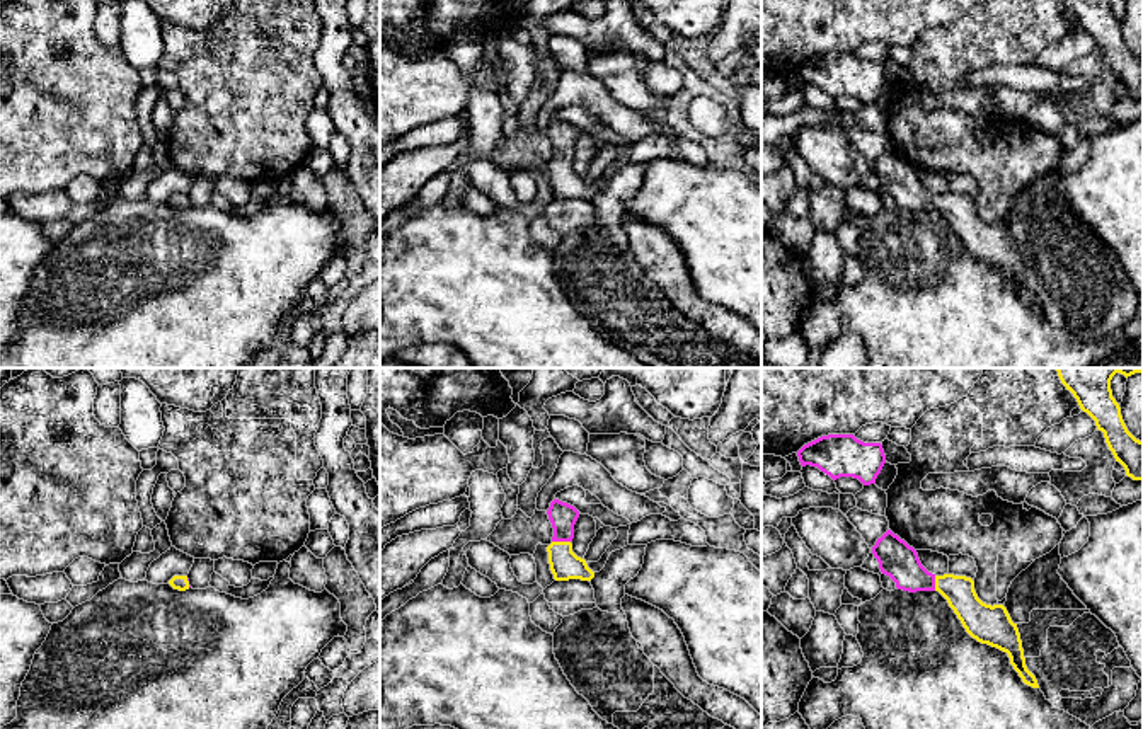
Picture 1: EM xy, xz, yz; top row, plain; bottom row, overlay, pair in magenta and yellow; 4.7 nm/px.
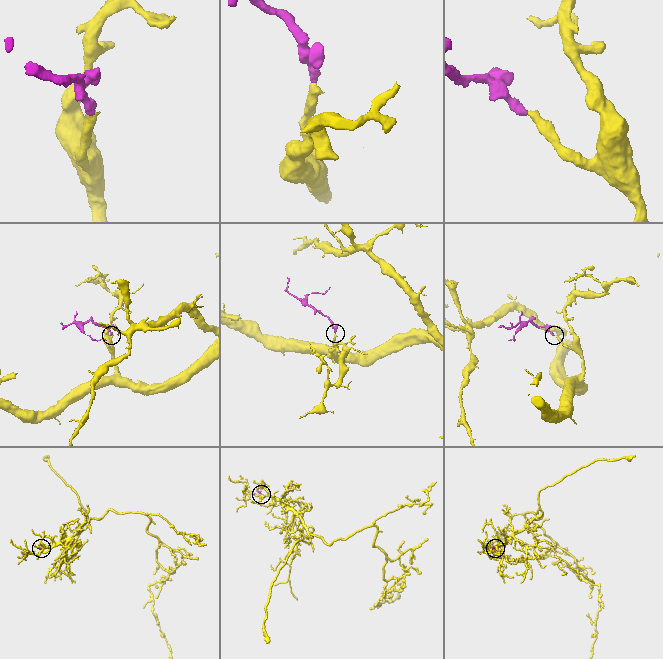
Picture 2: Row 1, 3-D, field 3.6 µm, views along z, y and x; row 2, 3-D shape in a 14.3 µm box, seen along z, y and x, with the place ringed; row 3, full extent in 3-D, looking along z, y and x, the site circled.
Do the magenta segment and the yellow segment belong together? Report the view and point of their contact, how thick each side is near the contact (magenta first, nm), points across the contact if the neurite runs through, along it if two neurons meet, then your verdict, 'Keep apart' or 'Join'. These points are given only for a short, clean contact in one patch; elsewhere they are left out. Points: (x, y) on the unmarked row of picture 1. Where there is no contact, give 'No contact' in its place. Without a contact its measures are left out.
Touches magenta at xz (561, 159). Thickness 130 nm (magenta) against 140 nm. Path across: xz (562, 135), (561, 159), (564, 183). Join

